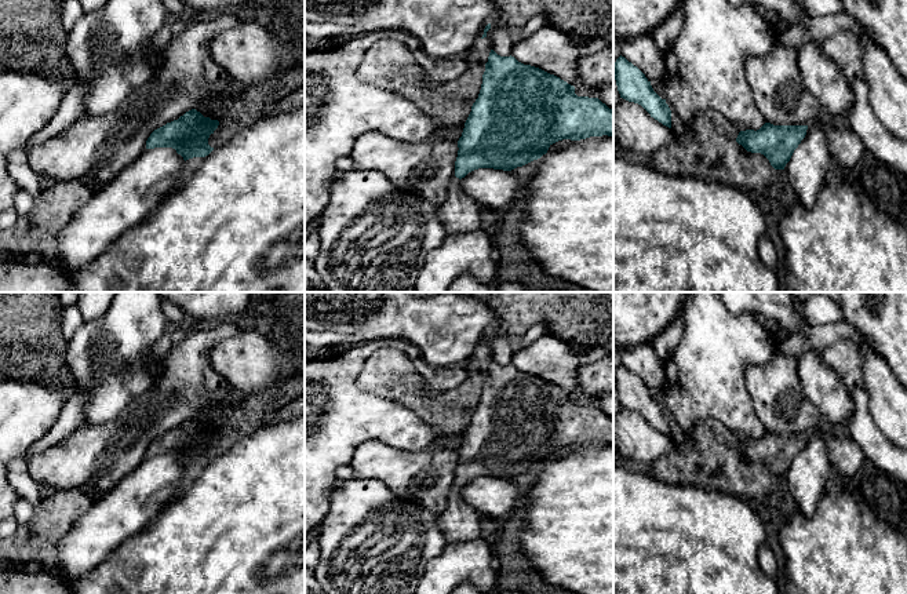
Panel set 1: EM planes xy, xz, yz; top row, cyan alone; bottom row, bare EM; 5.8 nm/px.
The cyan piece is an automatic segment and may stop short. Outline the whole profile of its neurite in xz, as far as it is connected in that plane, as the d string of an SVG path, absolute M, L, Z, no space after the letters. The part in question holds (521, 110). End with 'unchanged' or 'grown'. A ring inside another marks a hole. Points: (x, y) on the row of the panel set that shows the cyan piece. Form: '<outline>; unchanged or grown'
M491 50L478 98L458 141L455 176L448 197L438 207L438 218L447 233L466 233L481 227L482 208L460 187L460 179L469 172L478 168L511 171L540 158L558 141L602 135L613 136L613 110L598 98L578 96L575 87L560 77Z; grown

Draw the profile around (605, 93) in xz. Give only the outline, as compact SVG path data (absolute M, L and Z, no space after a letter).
M613 84L601 85L595 90L598 99L613 110Z

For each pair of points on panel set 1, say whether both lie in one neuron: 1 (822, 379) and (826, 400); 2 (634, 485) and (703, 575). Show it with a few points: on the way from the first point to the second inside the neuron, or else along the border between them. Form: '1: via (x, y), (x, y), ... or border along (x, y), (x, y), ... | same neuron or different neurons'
1: via (822, 385), (826, 394) | same neuron
2: via (636, 507), (681, 553) | same neuron

